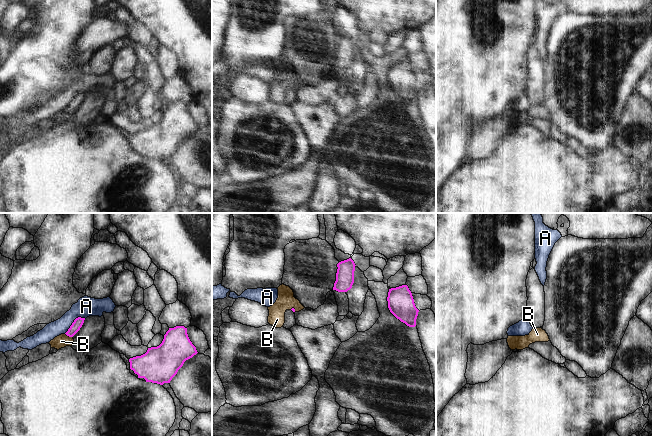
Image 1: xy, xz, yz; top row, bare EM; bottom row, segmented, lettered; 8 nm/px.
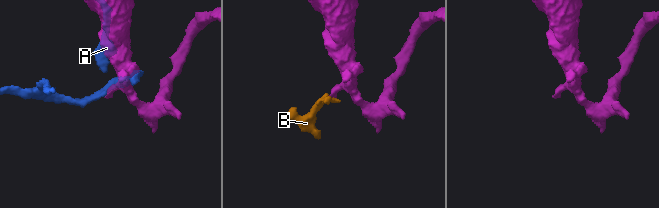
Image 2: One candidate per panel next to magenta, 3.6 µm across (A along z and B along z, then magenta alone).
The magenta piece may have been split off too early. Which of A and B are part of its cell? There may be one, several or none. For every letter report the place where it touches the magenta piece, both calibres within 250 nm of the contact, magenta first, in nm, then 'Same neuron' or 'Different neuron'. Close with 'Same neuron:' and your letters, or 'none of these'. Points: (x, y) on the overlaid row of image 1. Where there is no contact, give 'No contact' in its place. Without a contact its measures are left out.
A: Touches magenta at xy (74, 321). Thickness 80 nm (magenta) against 160 nm. Different neuron
B: Touches magenta at xy (69, 336). Thickness 80 nm (magenta) against 110 nm. Same neuron
Same neuron: B.

